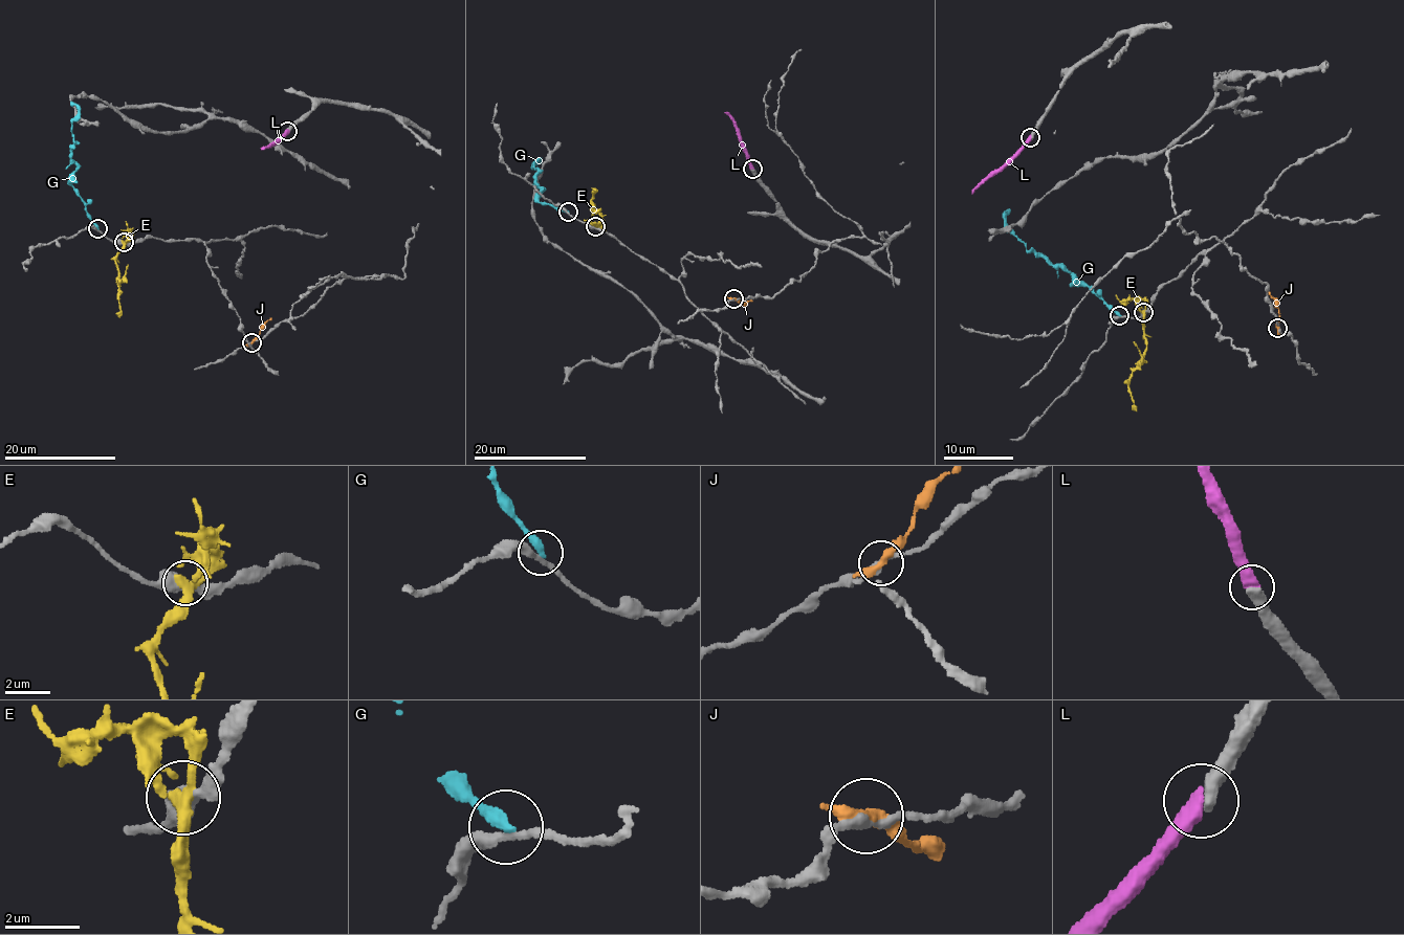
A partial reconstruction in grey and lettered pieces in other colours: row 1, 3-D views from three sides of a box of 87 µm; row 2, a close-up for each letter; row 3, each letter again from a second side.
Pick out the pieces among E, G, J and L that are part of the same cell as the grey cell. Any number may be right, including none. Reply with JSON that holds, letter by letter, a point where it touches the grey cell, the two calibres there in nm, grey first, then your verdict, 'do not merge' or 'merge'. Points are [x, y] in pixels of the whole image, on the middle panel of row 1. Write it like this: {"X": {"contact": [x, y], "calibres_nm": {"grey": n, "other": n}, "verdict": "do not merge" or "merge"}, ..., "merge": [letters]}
{"E": {"contact": [595, 226], "calibres_nm": {"grey": 440, "other": 340}, "verdict": "do not merge"}, "G": {"contact": [568, 212], "calibres_nm": {"grey": 260, "other": 360}, "verdict": "do not merge"}, "J": {"contact": [733, 298], "calibres_nm": {"grey": 280, "other": 320}, "verdict": "do not merge"}, "L": {"contact": [752, 169], "calibres_nm": {"grey": 480, "other": 550}, "verdict": "merge"}, "merge": ["L"]}

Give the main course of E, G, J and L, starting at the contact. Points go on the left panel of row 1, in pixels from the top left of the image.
E: (124, 242), (124, 248), (115, 260), (118, 317)
G: (96, 228), (71, 184), (75, 165), (70, 156), (74, 139), (72, 120), (78, 107), (70, 102)
J: (251, 341), (271, 317)
L: (287, 131), (276, 141), (260, 148)

